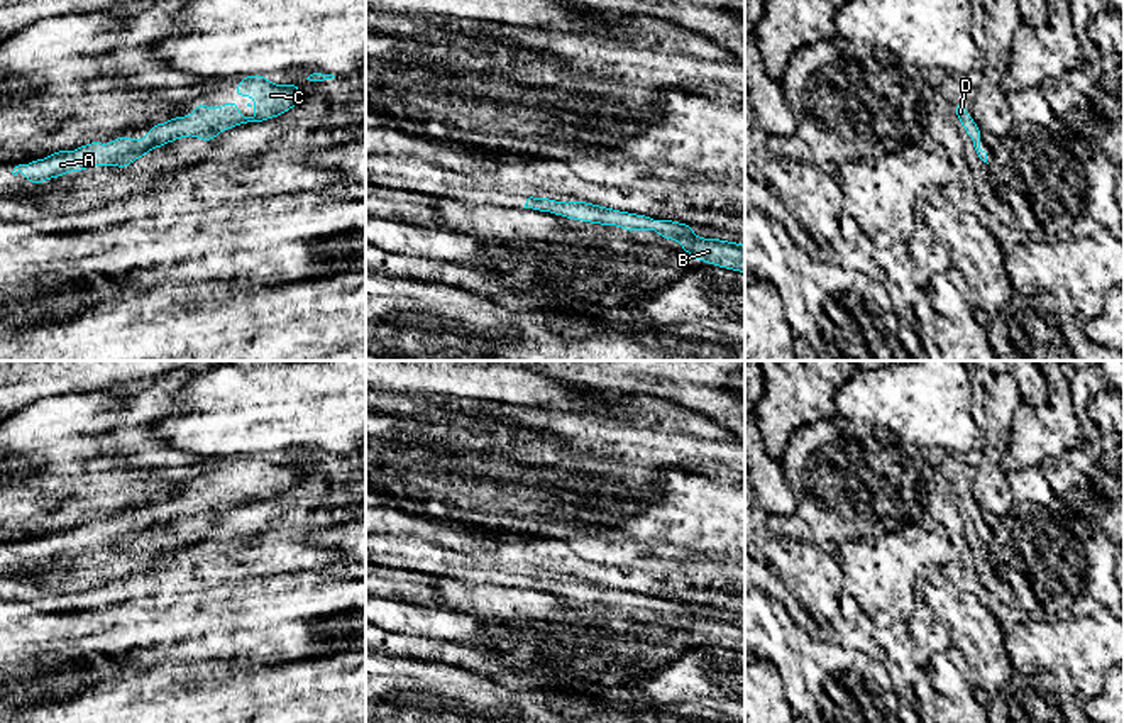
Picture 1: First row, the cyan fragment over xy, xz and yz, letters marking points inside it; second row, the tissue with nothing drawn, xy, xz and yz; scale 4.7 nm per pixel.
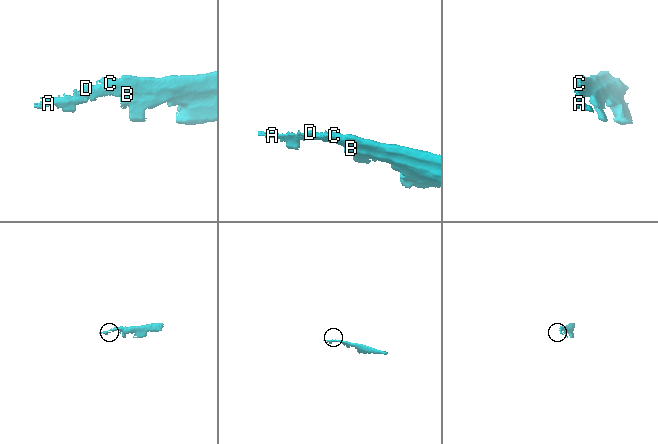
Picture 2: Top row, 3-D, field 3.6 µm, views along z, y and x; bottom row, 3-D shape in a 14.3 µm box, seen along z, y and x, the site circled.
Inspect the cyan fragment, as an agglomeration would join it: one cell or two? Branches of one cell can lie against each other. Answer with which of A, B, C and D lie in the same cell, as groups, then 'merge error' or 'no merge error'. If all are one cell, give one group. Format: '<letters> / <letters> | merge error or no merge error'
A B C D | no merge error

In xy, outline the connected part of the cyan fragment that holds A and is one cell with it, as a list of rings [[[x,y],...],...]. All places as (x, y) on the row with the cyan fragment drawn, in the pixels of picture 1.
[[[262,75],[242,78],[235,86],[237,97],[256,98],[256,115],[242,117],[237,102],[223,103],[222,107],[195,105],[191,115],[171,117],[166,124],[152,124],[152,129],[144,134],[144,141],[135,137],[113,137],[110,144],[81,144],[78,151],[54,151],[46,159],[34,159],[30,164],[19,164],[12,174],[25,173],[24,181],[42,185],[49,178],[61,178],[69,171],[86,171],[88,166],[130,166],[135,159],[146,156],[156,147],[163,147],[171,141],[186,135],[200,137],[203,142],[213,141],[220,132],[247,122],[262,122],[276,119],[279,113],[289,112],[305,97],[300,85],[283,83],[274,85]]]

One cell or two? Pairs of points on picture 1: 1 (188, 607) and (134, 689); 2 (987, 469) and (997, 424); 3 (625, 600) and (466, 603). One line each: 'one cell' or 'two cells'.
1: two cells
2: one cell
3: two cells

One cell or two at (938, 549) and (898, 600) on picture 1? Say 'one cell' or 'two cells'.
one cell

